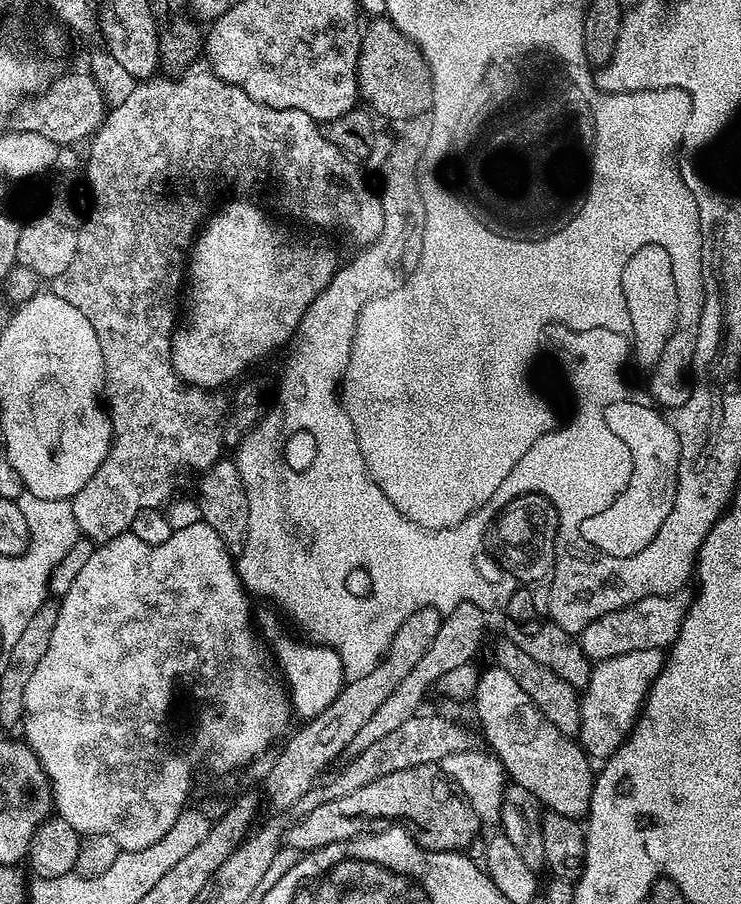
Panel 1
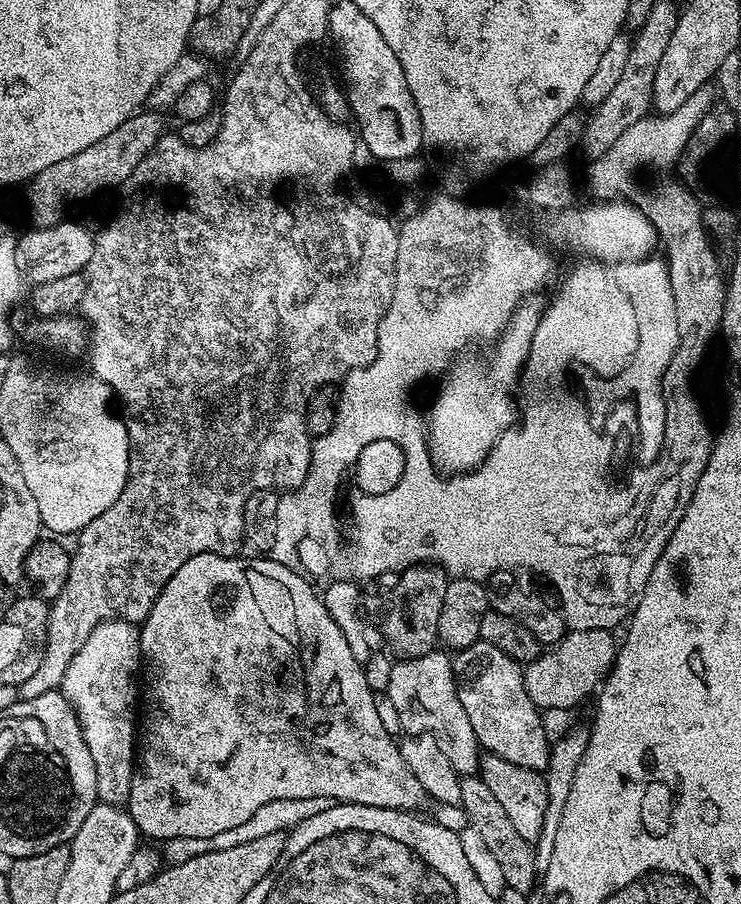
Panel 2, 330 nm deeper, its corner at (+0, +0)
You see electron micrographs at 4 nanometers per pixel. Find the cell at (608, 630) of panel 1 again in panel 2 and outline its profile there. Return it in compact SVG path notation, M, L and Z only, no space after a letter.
M606 628L598 630L569 631L564 637L541 651L540 657L524 668L524 685L537 708L575 709L588 695L603 685L616 661L618 640Z

